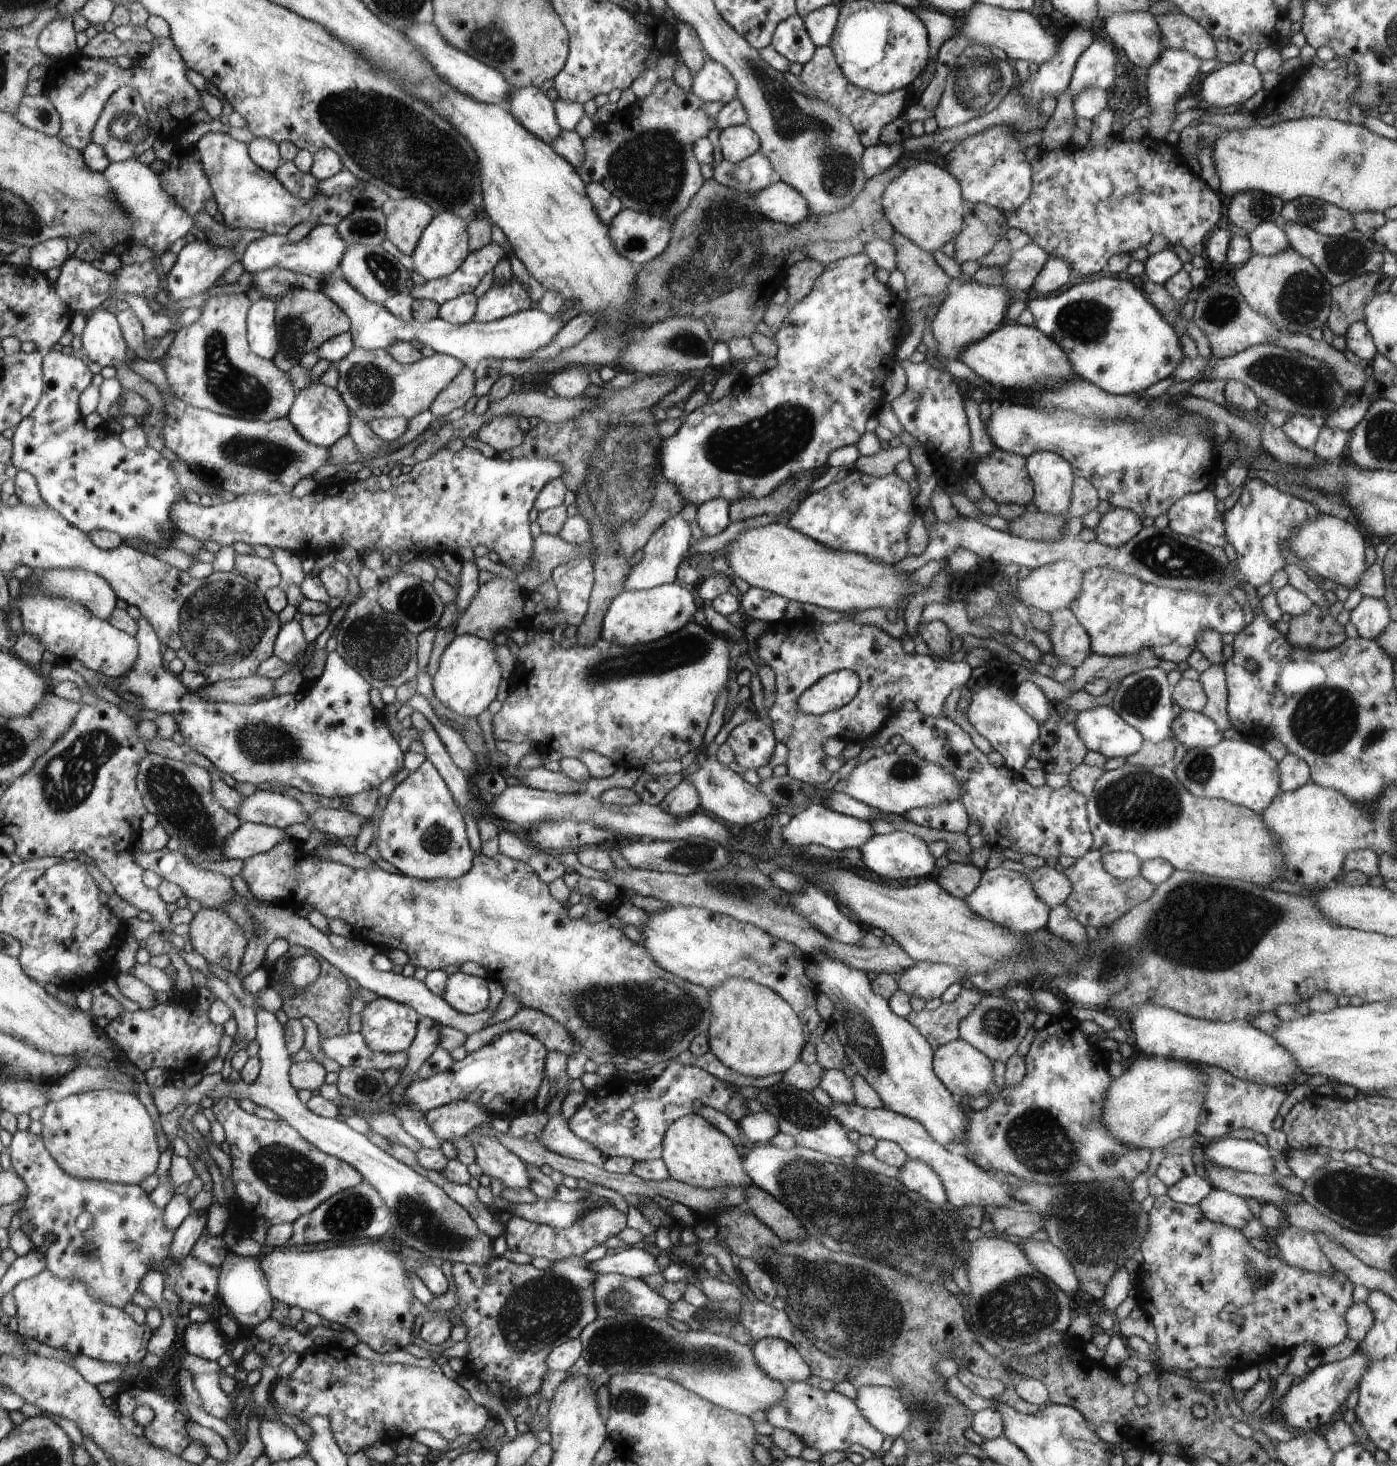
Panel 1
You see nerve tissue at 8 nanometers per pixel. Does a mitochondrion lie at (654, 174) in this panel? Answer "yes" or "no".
yes

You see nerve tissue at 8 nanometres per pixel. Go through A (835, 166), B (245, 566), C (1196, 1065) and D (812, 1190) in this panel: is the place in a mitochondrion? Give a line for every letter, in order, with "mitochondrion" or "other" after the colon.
A: mitochondrion
B: mitochondrion
C: other
D: mitochondrion

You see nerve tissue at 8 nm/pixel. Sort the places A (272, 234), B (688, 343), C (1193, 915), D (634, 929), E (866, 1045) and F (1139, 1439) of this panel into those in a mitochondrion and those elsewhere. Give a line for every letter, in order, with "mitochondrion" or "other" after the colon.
A: other
B: mitochondrion
C: mitochondrion
D: other
E: mitochondrion
F: other

